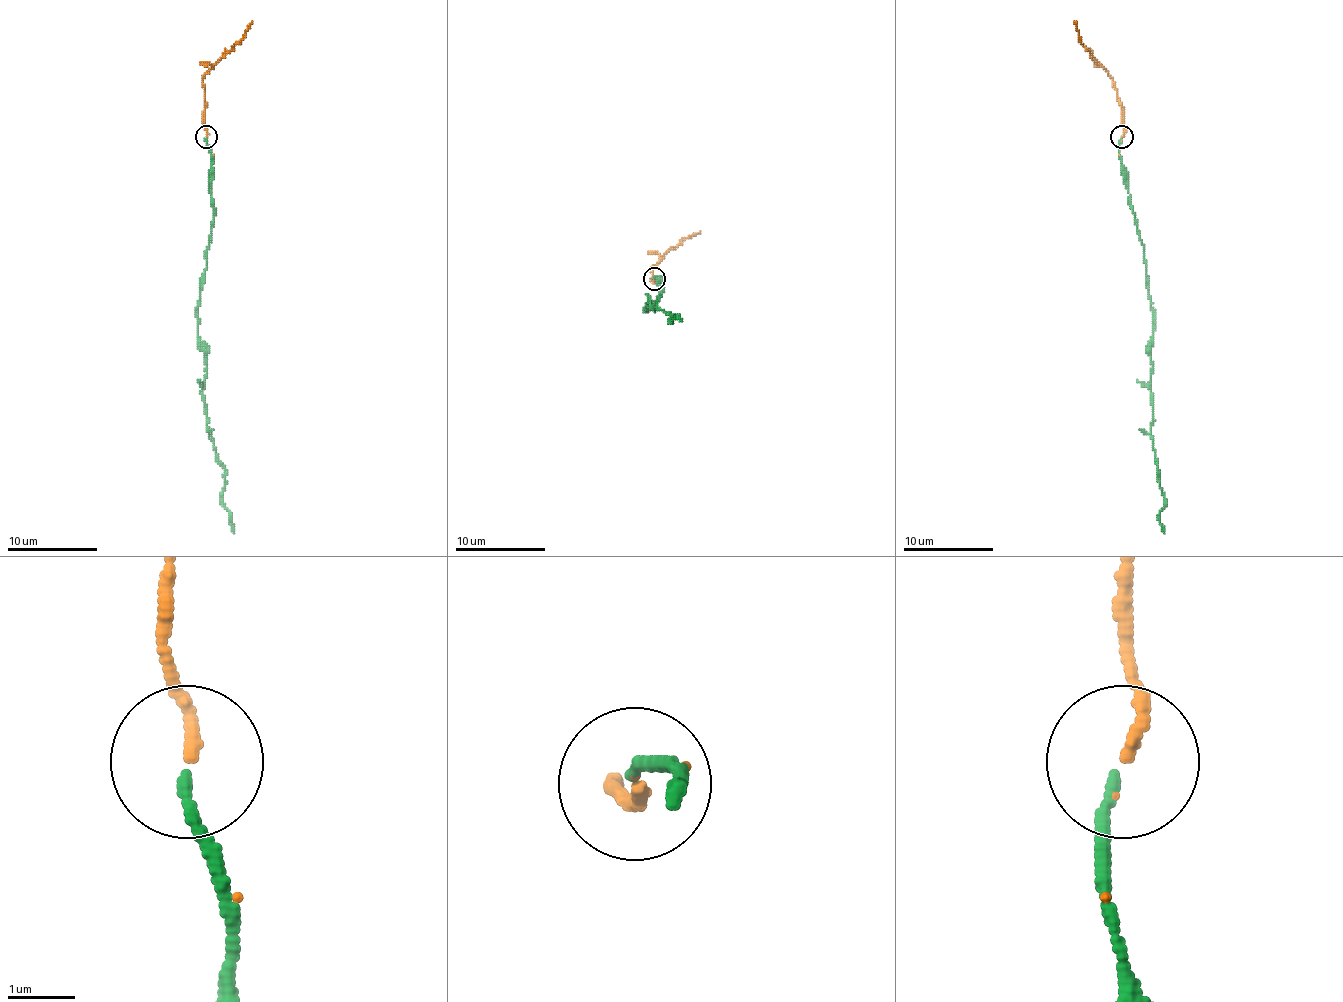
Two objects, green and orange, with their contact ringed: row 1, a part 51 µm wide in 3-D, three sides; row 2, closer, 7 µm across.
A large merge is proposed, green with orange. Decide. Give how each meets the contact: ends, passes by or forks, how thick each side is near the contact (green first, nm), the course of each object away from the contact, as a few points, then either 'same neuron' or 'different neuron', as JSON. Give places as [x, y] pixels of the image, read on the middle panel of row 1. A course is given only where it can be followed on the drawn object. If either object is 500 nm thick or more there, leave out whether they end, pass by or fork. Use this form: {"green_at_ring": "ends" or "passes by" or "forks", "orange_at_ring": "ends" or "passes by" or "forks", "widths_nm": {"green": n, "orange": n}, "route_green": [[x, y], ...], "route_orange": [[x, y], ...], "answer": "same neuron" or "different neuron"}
{"green_at_ring": "ends", "orange_at_ring": "ends", "widths_nm": {"green": 150, "orange": 170}, "route_green": [[655, 278], [659, 276], [661, 292], [646, 310], [657, 308], [673, 317], [670, 321], [677, 317], [682, 321]], "route_orange": [[655, 278], [652, 280], [650, 269], [686, 238], [700, 231]], "answer": "same neuron"}

